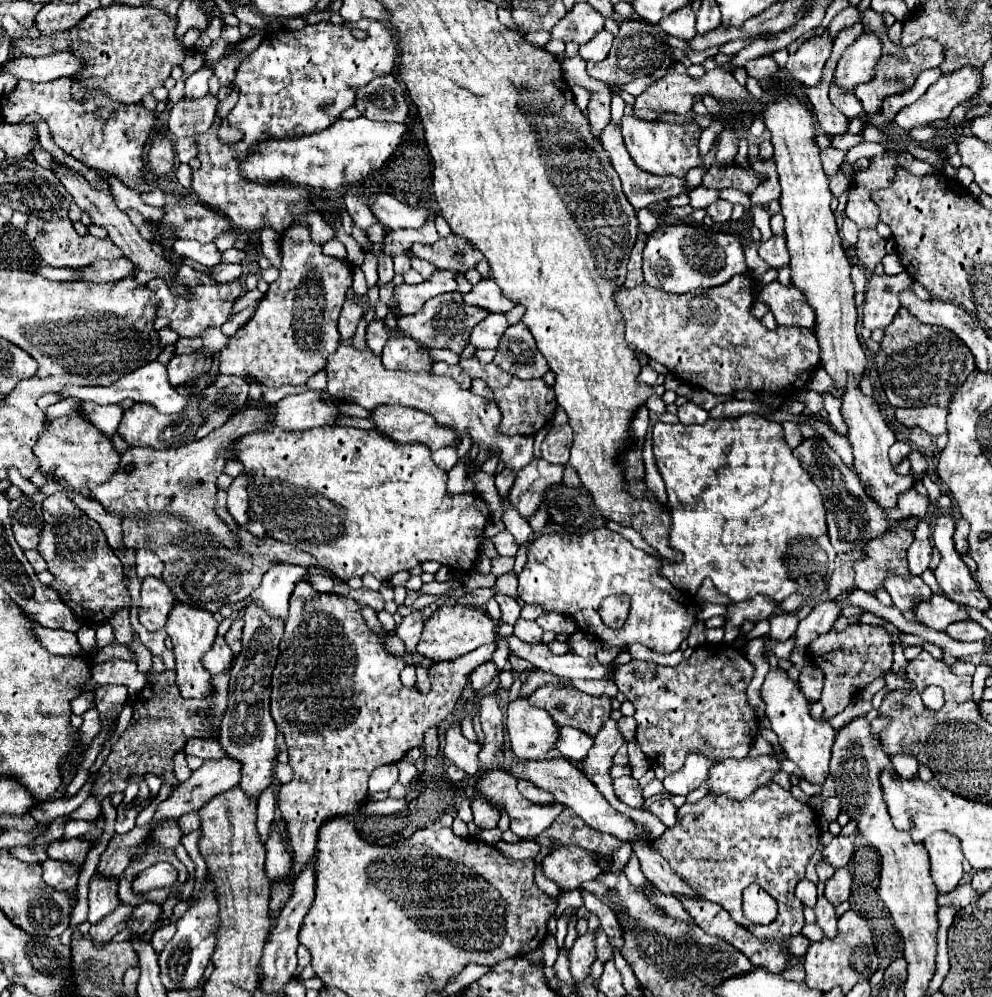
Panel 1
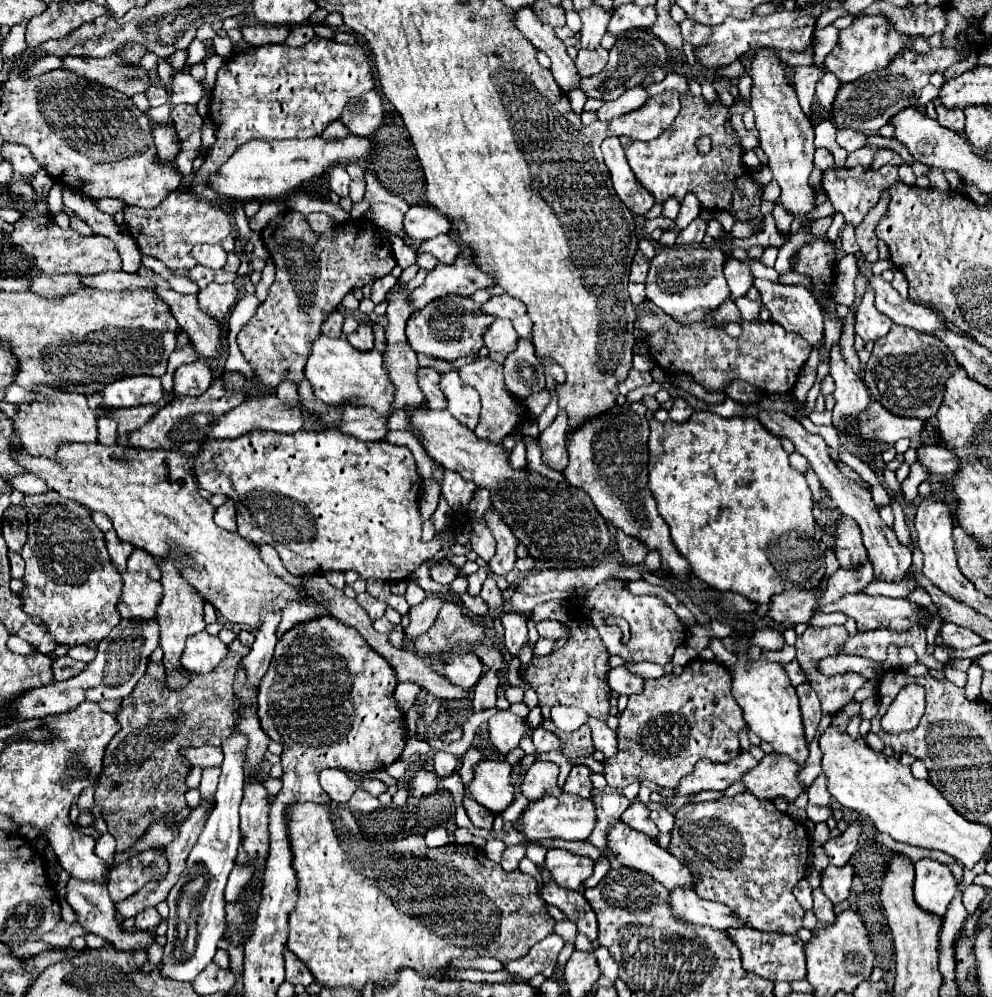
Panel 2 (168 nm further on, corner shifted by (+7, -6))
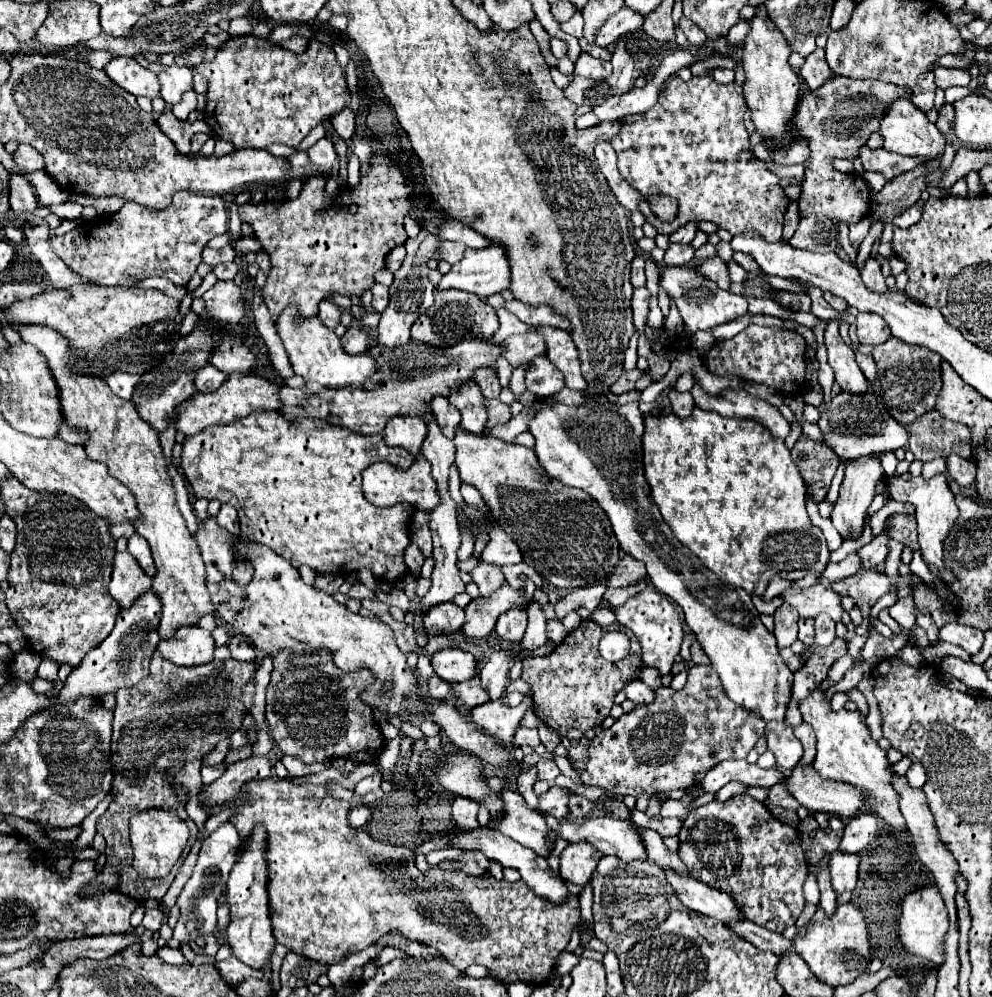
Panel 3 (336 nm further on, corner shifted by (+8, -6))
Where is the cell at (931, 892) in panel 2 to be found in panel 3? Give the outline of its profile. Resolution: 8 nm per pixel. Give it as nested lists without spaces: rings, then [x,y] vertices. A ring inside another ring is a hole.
[[[922,887],[922,889],[906,895],[906,899],[902,903],[898,937],[900,937],[902,947],[910,955],[924,959],[924,963],[938,969],[938,965],[942,965],[942,961],[944,961],[942,945],[944,945],[946,933],[948,933],[948,911],[946,911],[946,905],[936,887]]]

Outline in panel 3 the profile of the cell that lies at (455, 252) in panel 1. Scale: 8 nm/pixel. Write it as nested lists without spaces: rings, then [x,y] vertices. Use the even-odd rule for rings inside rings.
[[[444,241],[444,243],[440,245],[440,251],[438,251],[438,253],[440,253],[440,257],[442,257],[444,261],[448,261],[450,265],[454,265],[454,263],[458,263],[458,261],[462,259],[464,251],[466,251],[466,247],[464,247],[464,245]]]

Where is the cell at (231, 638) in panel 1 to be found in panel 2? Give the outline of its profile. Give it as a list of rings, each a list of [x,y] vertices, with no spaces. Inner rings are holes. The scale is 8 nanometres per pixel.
[[[235,639],[229,645],[227,657],[213,673],[193,675],[189,687],[181,691],[169,691],[165,687],[163,663],[149,663],[147,673],[137,681],[133,693],[121,701],[117,715],[121,731],[105,749],[103,773],[95,789],[95,803],[103,811],[109,833],[117,839],[117,851],[129,849],[145,833],[149,821],[159,819],[167,811],[183,813],[187,809],[185,777],[191,765],[181,755],[181,749],[193,745],[219,747],[231,735],[235,721],[233,677],[247,653],[249,649]]]

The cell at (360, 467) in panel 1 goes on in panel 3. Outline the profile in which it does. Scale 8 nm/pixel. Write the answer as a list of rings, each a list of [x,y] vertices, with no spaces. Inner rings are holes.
[[[260,411],[258,413],[250,413],[250,417],[242,417],[242,421],[234,421],[230,425],[214,425],[210,429],[204,429],[202,433],[194,435],[194,437],[186,437],[182,443],[182,457],[180,457],[180,467],[196,495],[196,499],[218,499],[220,503],[228,503],[228,497],[232,499],[238,517],[240,517],[240,539],[246,543],[260,543],[270,547],[272,551],[276,551],[280,557],[286,557],[286,561],[290,561],[294,565],[294,569],[298,569],[300,565],[308,565],[312,571],[316,571],[318,575],[322,573],[338,573],[338,571],[360,571],[362,567],[370,567],[374,565],[374,575],[380,579],[386,579],[390,583],[396,583],[400,579],[400,575],[404,575],[408,569],[402,561],[402,555],[410,543],[409,526],[412,521],[415,507],[408,503],[400,503],[394,507],[374,507],[372,503],[366,501],[364,493],[362,493],[362,471],[372,465],[374,461],[390,461],[392,465],[400,467],[400,469],[408,469],[414,463],[414,457],[402,449],[402,447],[390,447],[386,445],[386,441],[382,441],[382,433],[366,437],[366,435],[358,435],[352,433],[348,429],[342,429],[338,425],[330,425],[326,421],[318,421],[318,419],[298,419],[298,421],[288,421],[286,417],[282,417],[278,411]]]

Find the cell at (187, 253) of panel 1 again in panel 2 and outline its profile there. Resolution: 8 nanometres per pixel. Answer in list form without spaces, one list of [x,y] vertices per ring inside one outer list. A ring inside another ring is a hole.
[[[195,245],[191,255],[195,257],[197,263],[209,269],[223,269],[227,259],[227,251],[221,245]]]

